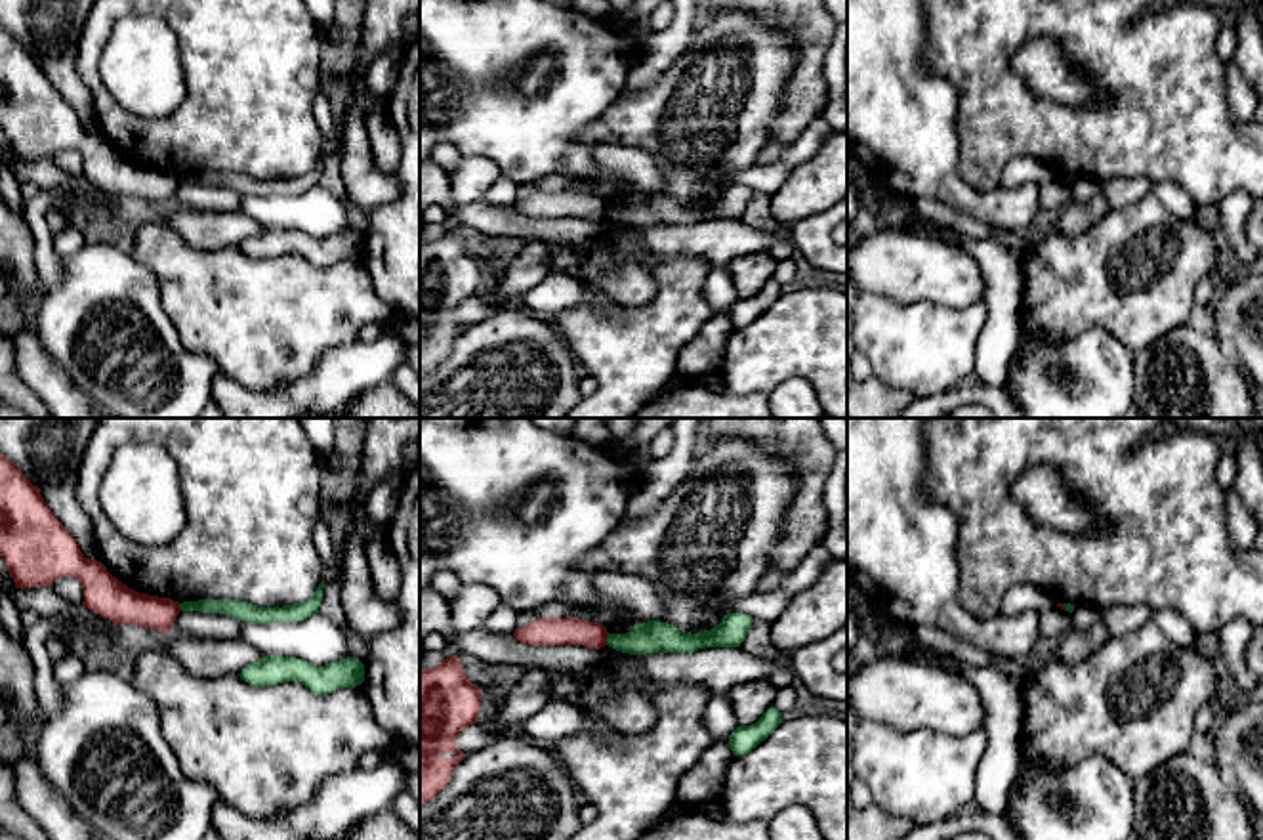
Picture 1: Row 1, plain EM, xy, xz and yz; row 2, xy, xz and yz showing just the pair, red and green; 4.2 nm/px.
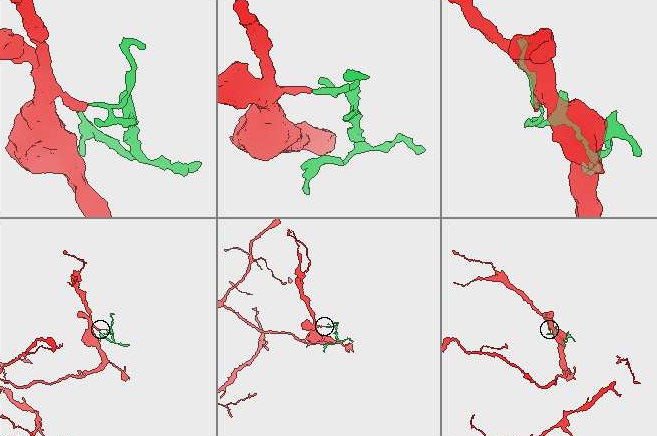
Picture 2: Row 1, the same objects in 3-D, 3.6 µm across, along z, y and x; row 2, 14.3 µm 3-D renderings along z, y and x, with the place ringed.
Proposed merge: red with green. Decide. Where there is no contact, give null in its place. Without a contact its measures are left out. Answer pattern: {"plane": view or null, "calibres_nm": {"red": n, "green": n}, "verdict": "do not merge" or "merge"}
{"plane": "xz", "calibres_nm": {"red": 120, "green": 140}, "verdict": "do not merge"}

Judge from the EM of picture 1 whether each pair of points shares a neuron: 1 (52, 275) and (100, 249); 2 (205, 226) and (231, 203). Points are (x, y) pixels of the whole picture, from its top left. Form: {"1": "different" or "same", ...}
{"1": "different", "2": "different"}

